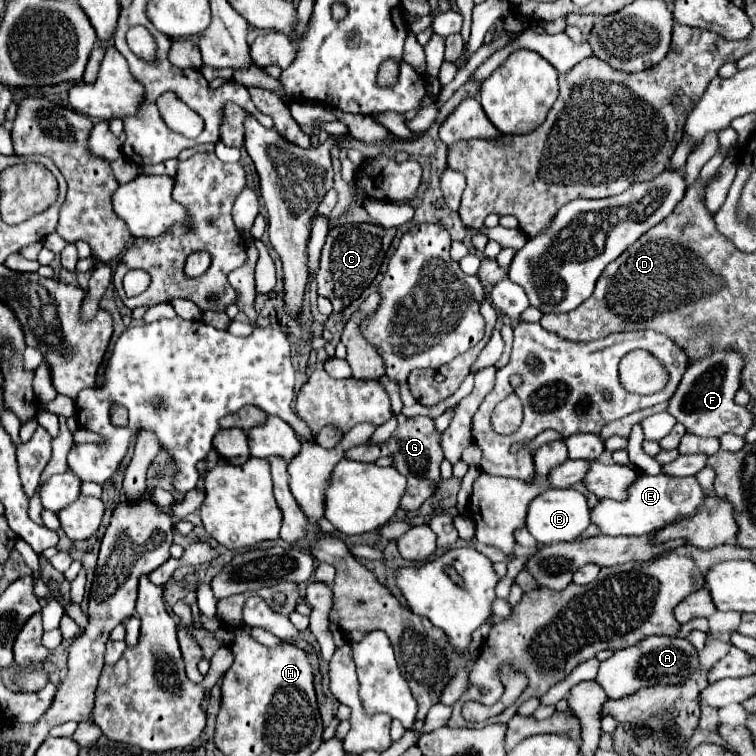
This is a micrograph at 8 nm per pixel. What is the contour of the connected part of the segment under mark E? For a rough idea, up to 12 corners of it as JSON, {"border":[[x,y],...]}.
{"border":[[641,474],[625,500],[603,498],[591,524],[641,536],[689,516],[705,492],[693,476]]}

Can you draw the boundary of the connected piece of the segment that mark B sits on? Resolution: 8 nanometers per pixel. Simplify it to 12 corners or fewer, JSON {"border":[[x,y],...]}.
{"border":[[573,488],[547,490],[527,510],[537,542],[573,542],[589,506]]}

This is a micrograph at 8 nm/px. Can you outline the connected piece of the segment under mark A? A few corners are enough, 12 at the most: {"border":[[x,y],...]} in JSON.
{"border":[[649,636],[601,662],[597,682],[619,700],[699,670],[687,638]]}

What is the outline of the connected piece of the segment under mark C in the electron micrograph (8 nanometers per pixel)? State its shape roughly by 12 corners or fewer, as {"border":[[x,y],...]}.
{"border":[[329,230],[315,274],[335,312],[373,282],[395,232]]}

